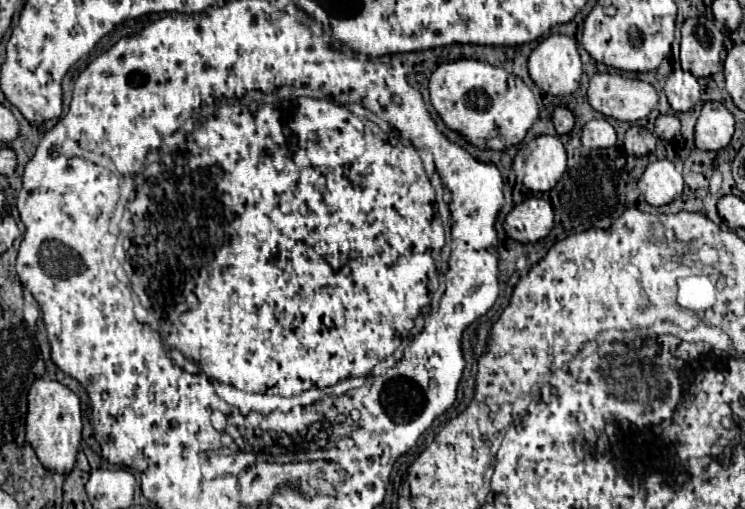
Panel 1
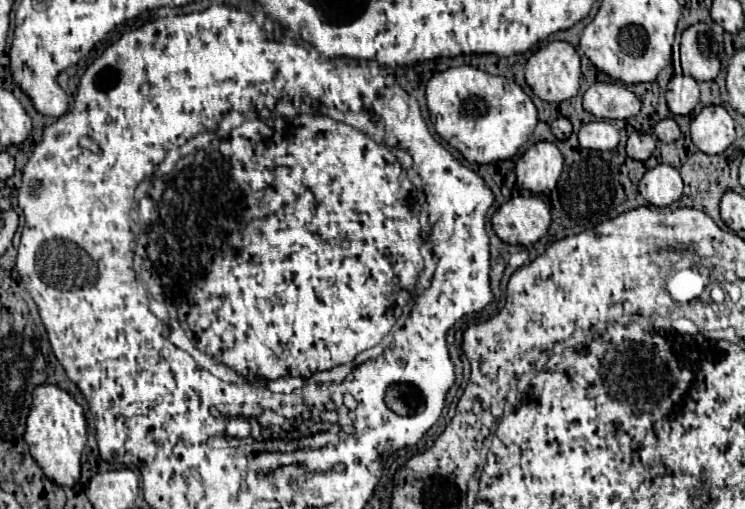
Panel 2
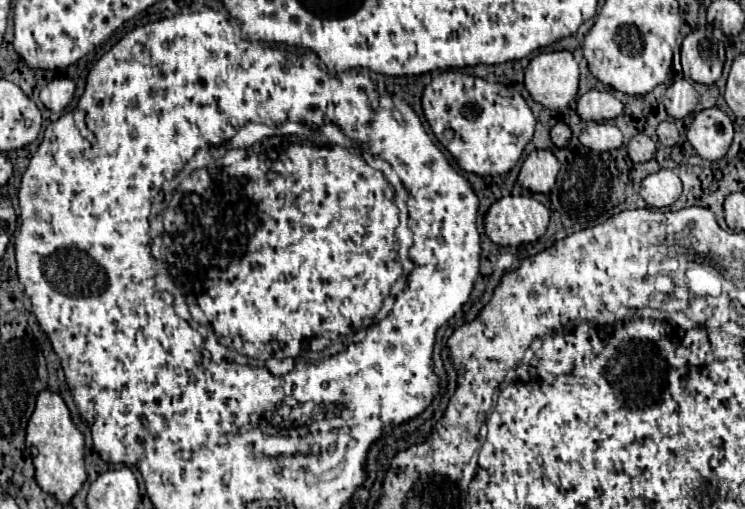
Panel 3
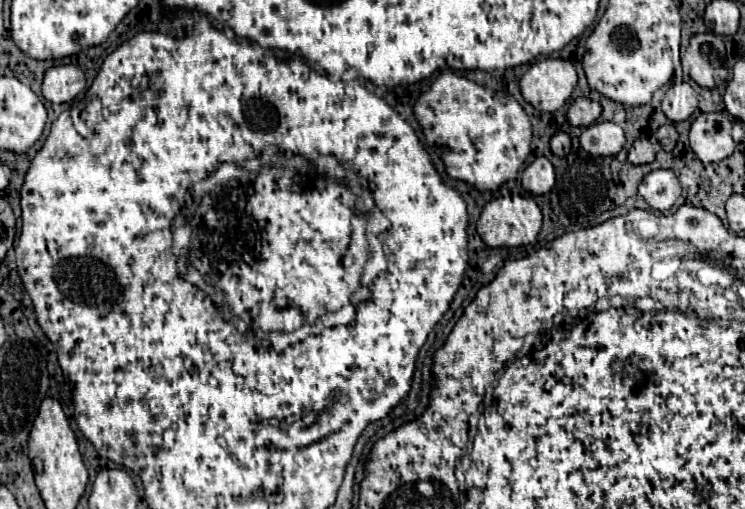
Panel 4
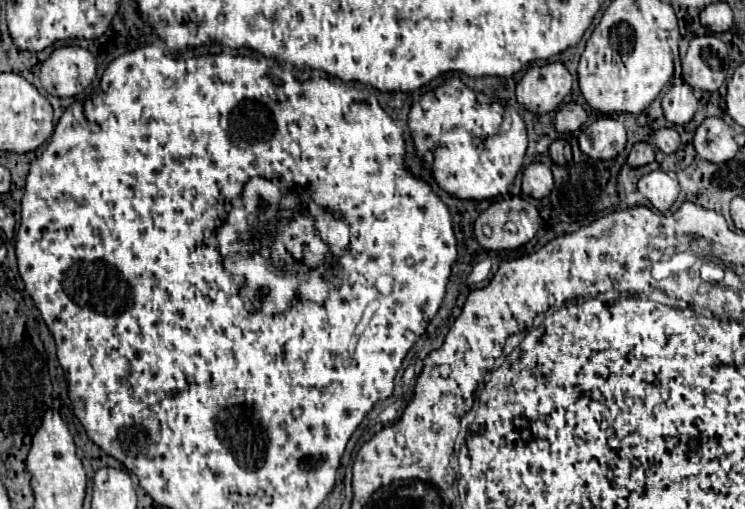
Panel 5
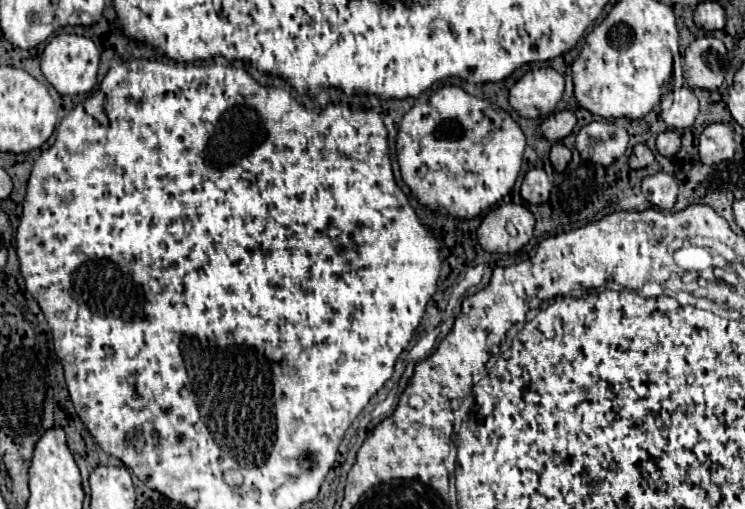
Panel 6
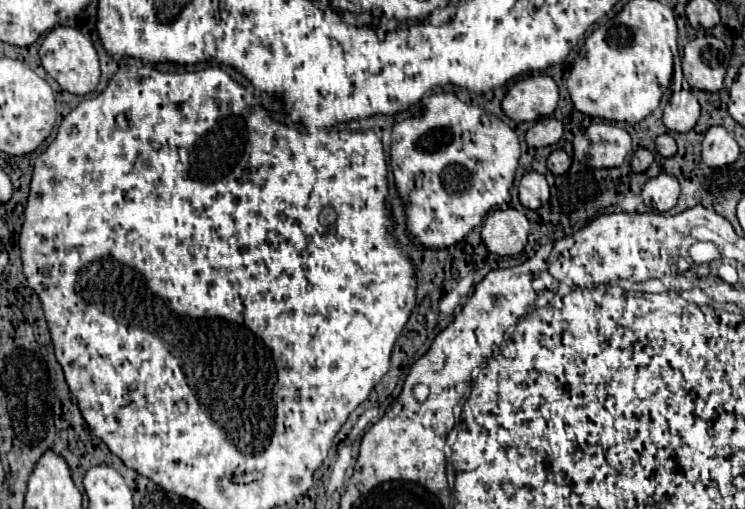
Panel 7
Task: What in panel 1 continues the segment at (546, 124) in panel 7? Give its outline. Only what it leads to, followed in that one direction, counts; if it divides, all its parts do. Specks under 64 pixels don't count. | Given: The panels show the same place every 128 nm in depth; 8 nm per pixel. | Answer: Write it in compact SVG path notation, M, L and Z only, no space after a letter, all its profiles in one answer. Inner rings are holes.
M596 74L588 86L588 102L594 110L598 110L608 118L614 118L620 122L636 122L652 112L652 108L658 102L658 96L656 96L656 90L646 82L624 78L622 74Z

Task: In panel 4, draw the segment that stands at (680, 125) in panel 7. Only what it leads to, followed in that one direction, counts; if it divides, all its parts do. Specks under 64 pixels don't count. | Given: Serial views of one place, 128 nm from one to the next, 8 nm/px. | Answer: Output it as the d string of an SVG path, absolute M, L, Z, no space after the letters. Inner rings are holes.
M679 47L673 50L674 83L662 98L662 112L670 122L682 122L694 114L698 108L698 94L690 84L681 81L682 65Z

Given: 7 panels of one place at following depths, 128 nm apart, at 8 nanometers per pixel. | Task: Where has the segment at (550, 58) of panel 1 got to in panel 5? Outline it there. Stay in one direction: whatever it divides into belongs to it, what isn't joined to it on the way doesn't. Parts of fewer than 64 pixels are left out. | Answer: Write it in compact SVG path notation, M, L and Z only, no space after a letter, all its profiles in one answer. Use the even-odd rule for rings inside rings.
M562 62L532 66L516 86L516 100L532 114L546 114L570 94L572 76Z

